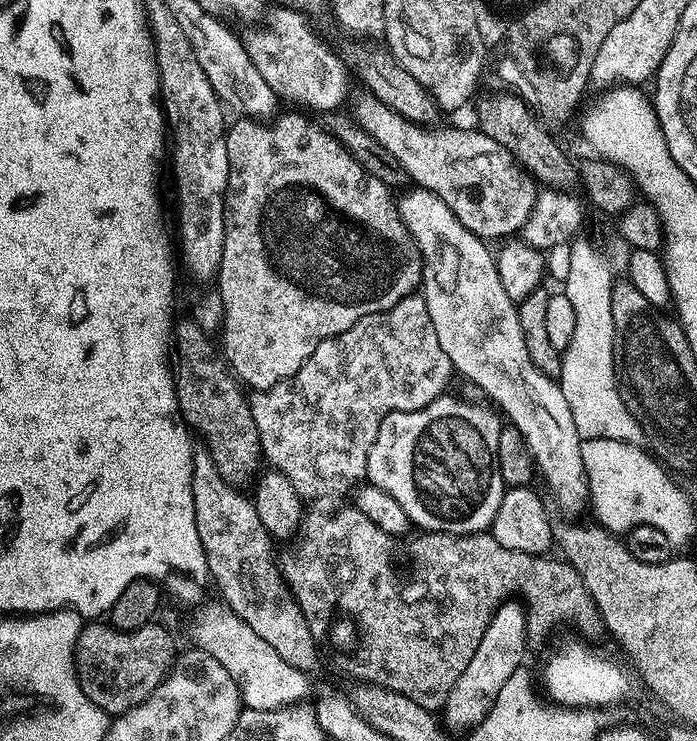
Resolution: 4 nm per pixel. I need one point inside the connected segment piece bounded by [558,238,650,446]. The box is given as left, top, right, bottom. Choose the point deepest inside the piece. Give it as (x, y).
(588, 377)

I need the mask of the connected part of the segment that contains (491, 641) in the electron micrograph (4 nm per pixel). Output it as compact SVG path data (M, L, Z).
M509 598L496 607L496 613L490 618L490 626L486 626L486 634L482 634L482 642L478 642L478 650L474 650L474 658L470 658L470 666L462 670L458 682L450 690L446 713L456 720L472 720L478 722L483 719L485 713L492 708L493 702L500 693L500 688L506 686L508 679L525 663L524 651L528 648L530 641L530 616L525 605L516 601L516 598Z

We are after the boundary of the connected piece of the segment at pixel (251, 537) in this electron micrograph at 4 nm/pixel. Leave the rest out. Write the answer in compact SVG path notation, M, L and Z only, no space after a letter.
M200 446L193 451L194 522L198 526L198 538L202 538L211 583L214 588L216 584L221 598L228 603L227 611L242 618L242 622L246 622L258 638L274 646L274 650L278 650L290 666L311 669L318 645L310 634L300 607L285 585L274 552L272 556L273 537L258 518L258 510L254 510L251 499L240 491L237 485L229 484L222 476L206 447Z

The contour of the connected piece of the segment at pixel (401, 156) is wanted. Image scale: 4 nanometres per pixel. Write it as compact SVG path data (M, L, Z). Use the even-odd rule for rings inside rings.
M369 103L357 106L356 112L354 111L355 119L371 136L378 138L378 142L382 142L382 146L386 146L386 150L390 150L390 154L398 158L398 162L402 162L405 173L413 180L413 185L432 191L446 202L467 230L485 242L493 242L492 240L496 239L499 241L501 238L515 237L523 229L531 211L534 210L538 184L533 175L513 155L511 147L499 144L479 130L471 128L471 132L468 128L421 126L414 121L408 121L402 114L384 104Z

